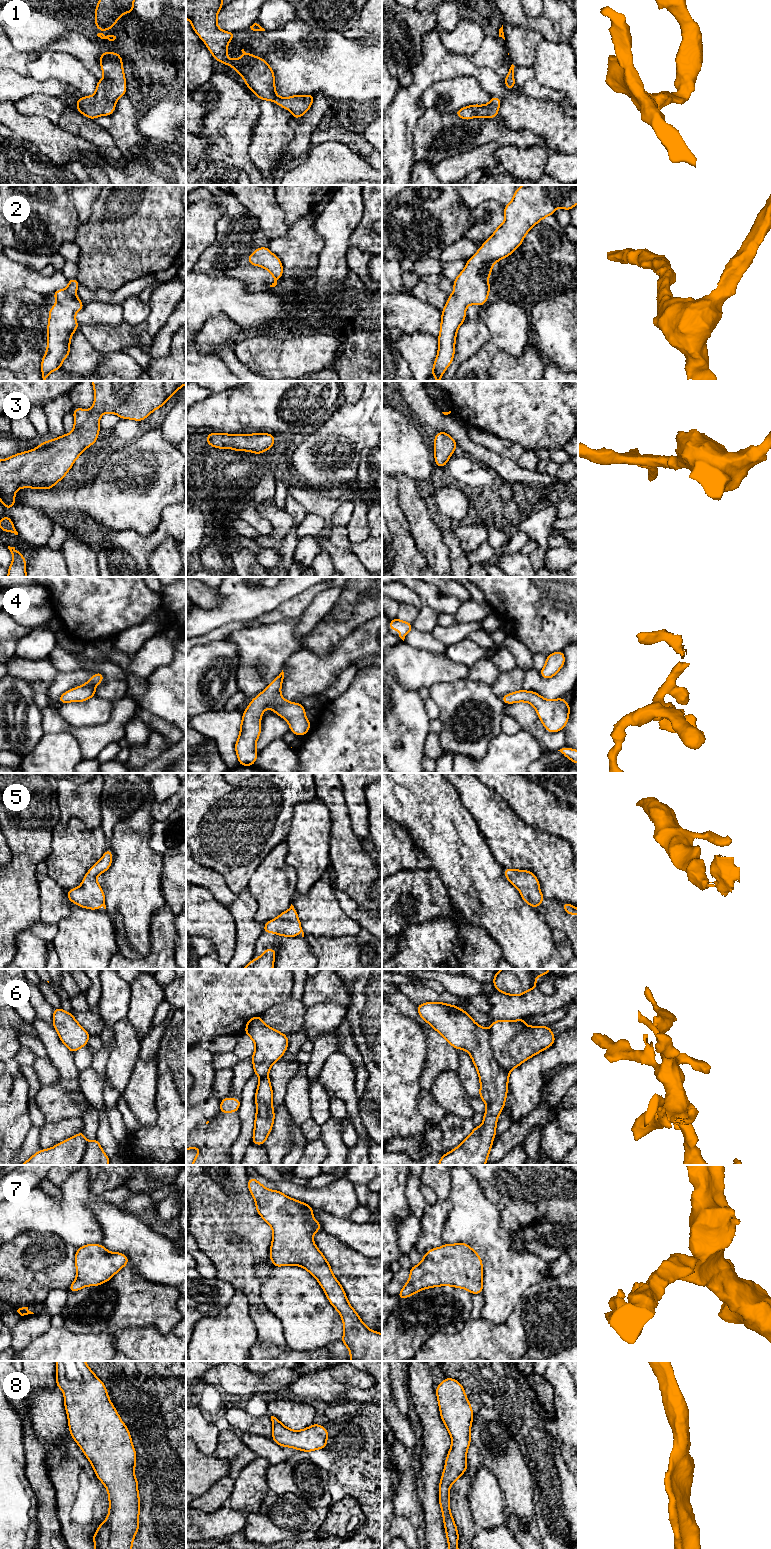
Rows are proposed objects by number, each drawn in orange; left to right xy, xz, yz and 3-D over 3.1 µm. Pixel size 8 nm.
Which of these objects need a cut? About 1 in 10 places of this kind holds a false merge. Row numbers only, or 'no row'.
no row

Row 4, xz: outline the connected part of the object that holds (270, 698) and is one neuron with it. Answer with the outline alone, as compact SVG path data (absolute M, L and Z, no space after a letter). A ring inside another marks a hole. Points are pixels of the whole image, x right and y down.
M282 670L251 700L243 712L240 734L234 746L241 766L253 766L257 759L256 742L261 734L261 716L265 709L273 709L276 715L289 723L290 731L298 736L304 736L311 727L311 722L305 716L306 708L300 703L289 702L282 697L280 690L283 679Z

